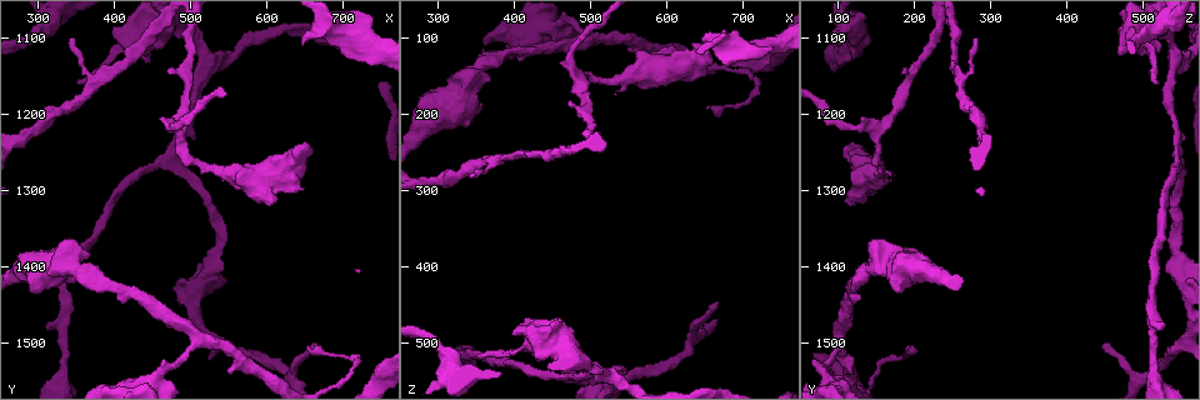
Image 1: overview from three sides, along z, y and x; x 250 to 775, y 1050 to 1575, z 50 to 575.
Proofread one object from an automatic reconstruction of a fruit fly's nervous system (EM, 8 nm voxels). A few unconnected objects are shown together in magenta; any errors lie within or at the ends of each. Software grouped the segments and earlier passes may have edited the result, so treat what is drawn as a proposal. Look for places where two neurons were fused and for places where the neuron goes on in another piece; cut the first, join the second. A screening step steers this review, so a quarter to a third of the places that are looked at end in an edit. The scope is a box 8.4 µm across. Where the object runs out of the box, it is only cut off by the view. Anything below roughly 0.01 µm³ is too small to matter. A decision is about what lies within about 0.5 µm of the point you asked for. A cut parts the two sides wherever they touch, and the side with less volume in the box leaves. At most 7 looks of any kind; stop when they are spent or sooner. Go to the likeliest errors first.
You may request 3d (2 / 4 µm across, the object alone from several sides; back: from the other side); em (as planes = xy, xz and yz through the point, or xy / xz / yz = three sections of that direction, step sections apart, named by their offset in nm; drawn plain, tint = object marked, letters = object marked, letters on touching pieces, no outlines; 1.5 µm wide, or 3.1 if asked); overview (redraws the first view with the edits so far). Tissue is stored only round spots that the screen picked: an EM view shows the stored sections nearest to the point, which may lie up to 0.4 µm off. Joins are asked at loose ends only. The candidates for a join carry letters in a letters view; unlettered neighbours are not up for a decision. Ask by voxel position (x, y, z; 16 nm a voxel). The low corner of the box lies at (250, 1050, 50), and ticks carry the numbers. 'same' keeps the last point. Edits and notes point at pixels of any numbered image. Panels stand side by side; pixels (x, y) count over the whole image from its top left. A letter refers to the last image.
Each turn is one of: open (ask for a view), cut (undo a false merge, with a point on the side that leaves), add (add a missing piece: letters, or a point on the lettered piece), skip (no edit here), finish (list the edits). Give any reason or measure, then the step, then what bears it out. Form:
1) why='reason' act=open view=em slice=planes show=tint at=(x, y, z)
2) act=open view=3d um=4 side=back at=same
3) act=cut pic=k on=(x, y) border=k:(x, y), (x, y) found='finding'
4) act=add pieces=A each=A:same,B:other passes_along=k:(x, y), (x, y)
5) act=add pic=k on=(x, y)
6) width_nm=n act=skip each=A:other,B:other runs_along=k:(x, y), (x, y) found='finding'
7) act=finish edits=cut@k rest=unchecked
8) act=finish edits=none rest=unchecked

why='side arm on a straight run' act=open view=em slice=planes show=plain at=(510, 1490, 105)

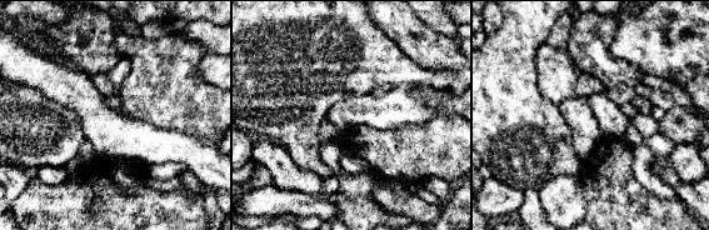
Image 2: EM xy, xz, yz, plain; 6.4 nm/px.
why='see the neighbours' act=open view=em slice=planes show=letters at=same

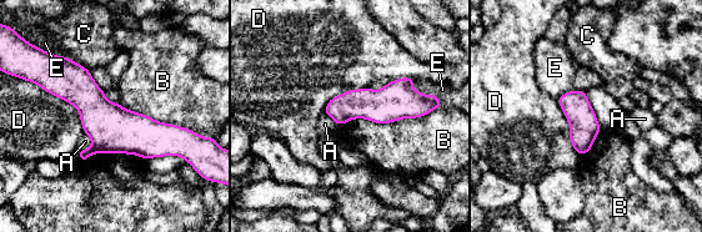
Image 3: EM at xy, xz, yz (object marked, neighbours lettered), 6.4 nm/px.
width_nm=190 act=cut pic=3 on=(84, 154) each=A:other,B:other,C:other,D:other,E:other border=3:(93, 145), (99, 151) found='two neurons meet here'

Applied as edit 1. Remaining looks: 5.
why='redraw' act=open view=overview

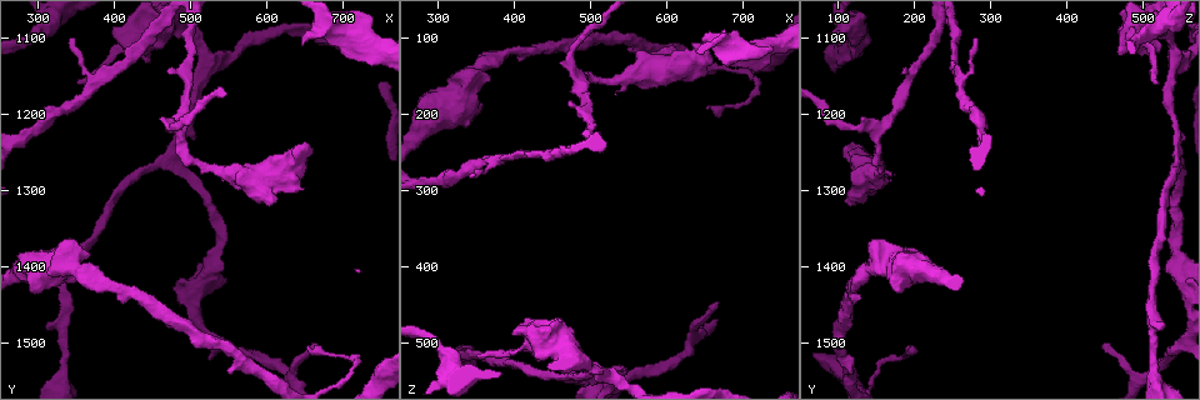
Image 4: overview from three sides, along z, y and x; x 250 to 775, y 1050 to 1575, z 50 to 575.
why='thin end' act=open view=3d um=2 side=back at=(345, 1100, 285)

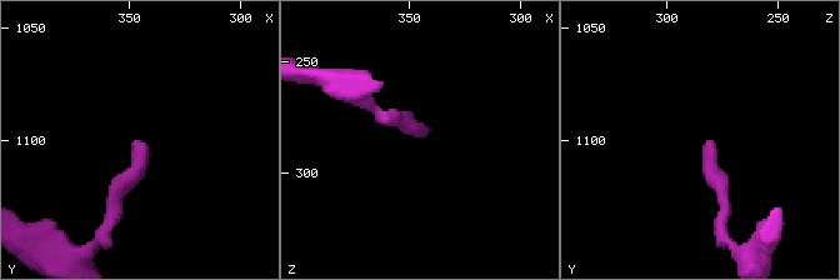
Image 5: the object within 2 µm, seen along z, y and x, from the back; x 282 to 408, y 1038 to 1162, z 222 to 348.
act=open view=em slice=yz step=4 show=letters at=(341, 1102, 282)

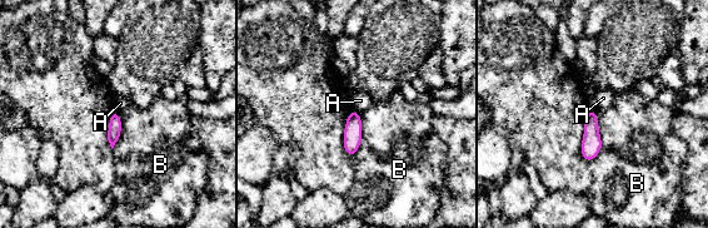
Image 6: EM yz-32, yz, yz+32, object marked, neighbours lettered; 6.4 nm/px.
act=skip each=A:other,B:other found='no lettered piece goes on from it'

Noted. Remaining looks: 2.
act=finish edits=cut@3 rest=unchecked

